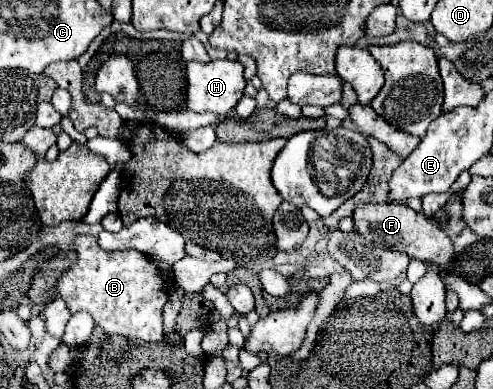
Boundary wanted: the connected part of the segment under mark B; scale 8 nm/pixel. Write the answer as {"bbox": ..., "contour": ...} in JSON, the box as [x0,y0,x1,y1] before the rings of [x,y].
{"bbox":[56,236,173,342],"contour":[[[92,236],[76,238],[78,262],[58,280],[56,296],[64,298],[74,312],[88,312],[106,334],[122,334],[146,342],[162,340],[162,308],[173,284],[162,276],[152,260],[136,250],[106,252]]]}

